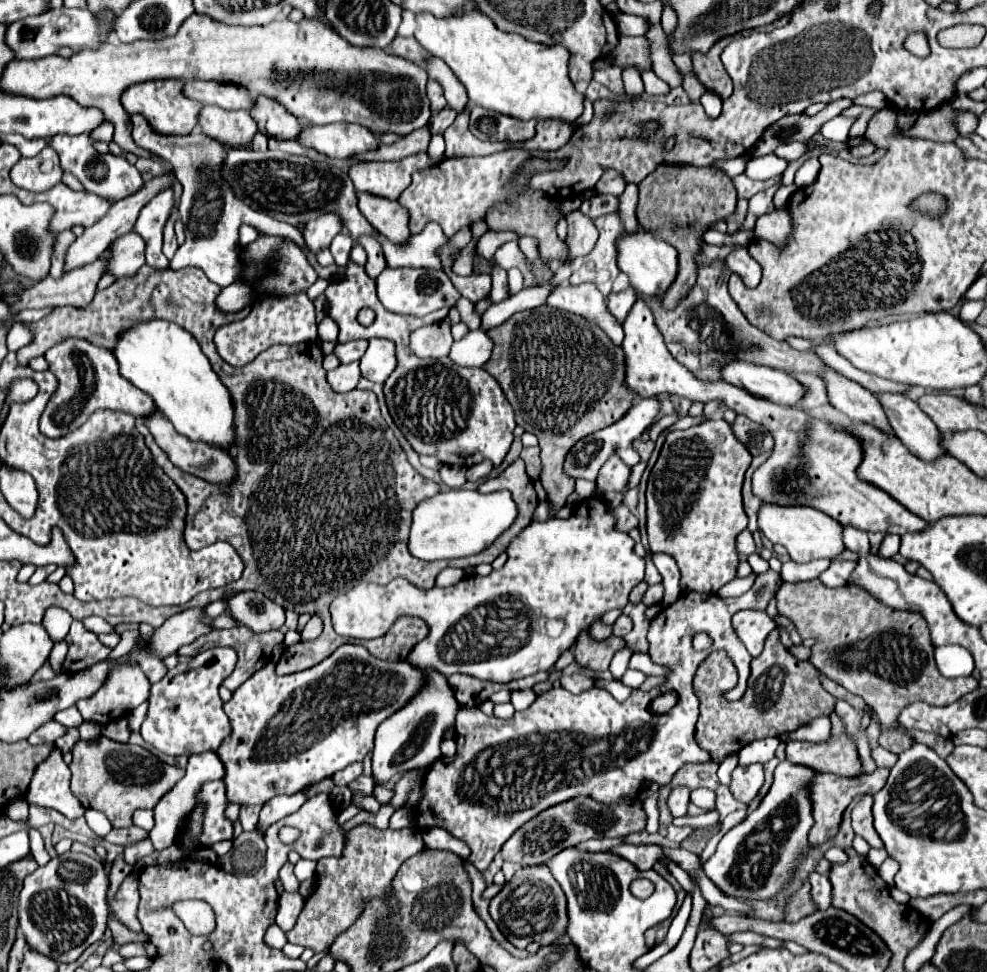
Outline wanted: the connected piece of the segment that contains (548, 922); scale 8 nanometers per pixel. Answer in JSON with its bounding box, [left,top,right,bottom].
[490,867,568,947]

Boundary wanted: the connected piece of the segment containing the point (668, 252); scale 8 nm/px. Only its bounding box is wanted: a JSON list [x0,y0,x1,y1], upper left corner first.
[618,227,678,295]

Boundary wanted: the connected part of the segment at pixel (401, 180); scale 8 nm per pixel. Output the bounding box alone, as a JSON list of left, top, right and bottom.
[350,153,432,199]

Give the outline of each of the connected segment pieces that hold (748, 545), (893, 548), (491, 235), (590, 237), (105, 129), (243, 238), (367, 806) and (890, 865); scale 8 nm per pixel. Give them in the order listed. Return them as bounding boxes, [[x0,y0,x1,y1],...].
[[736,529,756,557],[878,535,900,557],[476,229,518,260],[564,211,598,261],[89,123,114,143],[239,224,258,247],[352,793,381,813],[878,857,898,887]]

